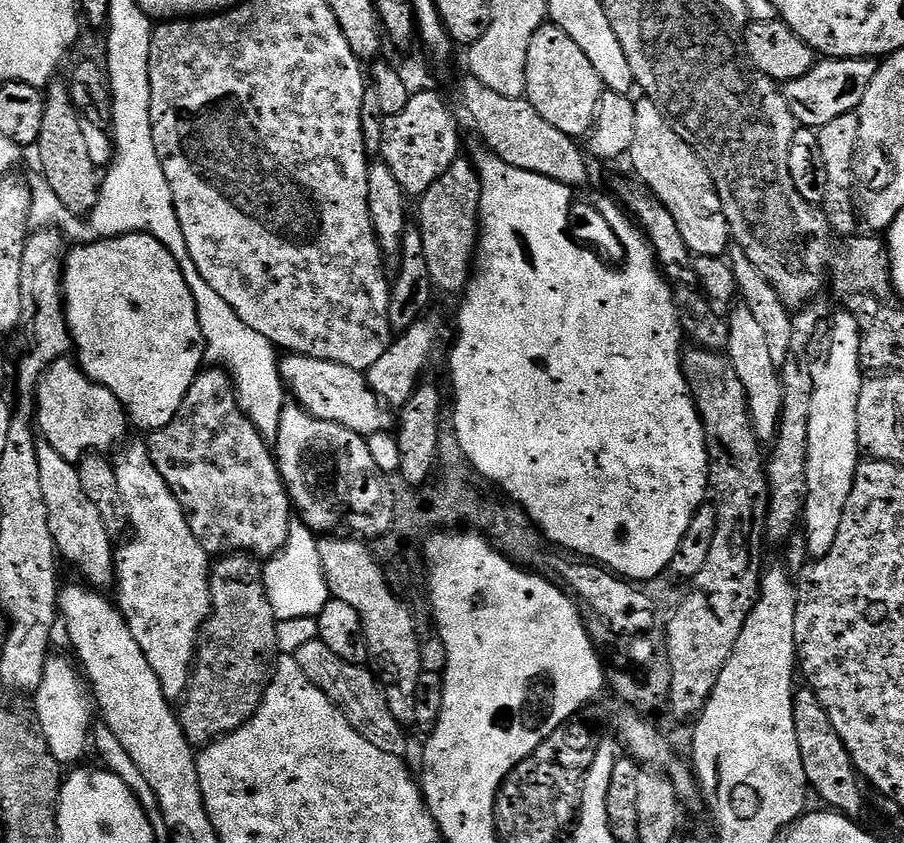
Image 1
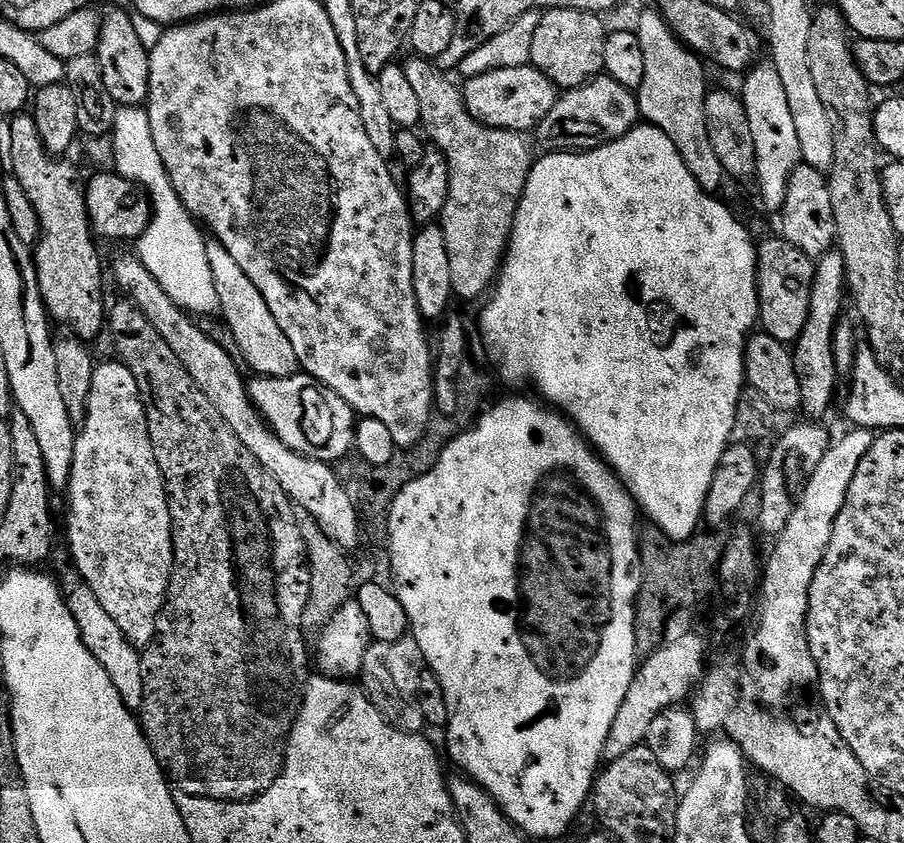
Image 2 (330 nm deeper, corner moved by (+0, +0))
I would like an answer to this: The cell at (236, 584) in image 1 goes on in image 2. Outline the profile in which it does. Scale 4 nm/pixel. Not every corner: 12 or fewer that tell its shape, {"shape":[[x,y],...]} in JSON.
{"shape":[[127,298],[174,566],[140,727],[186,796],[280,777],[306,532]]}

